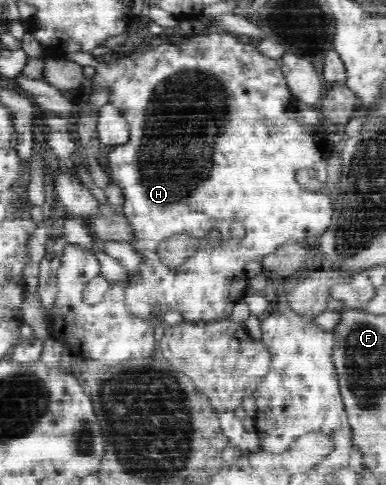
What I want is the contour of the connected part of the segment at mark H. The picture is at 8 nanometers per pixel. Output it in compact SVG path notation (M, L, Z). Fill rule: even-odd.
M209 30L200 35L200 49L198 51L188 49L188 47L184 49L181 44L170 45L170 43L158 45L154 49L148 49L148 47L141 49L141 47L138 47L138 51L130 53L128 57L122 57L122 59L118 59L114 63L108 63L108 65L99 63L95 69L96 75L93 76L92 87L96 89L96 92L98 89L106 89L109 92L109 103L122 112L130 130L130 139L126 141L125 145L112 148L108 155L108 167L110 168L108 176L110 176L110 180L117 182L125 190L125 202L122 205L122 212L128 218L128 222L130 222L130 226L134 230L134 239L130 242L130 246L142 254L142 262L136 267L136 271L130 271L127 277L130 280L130 285L126 293L126 302L128 302L128 306L134 314L141 318L148 318L152 322L154 331L163 332L167 327L167 323L163 320L166 311L179 311L183 316L183 321L186 322L207 322L228 317L226 307L230 302L228 296L230 295L231 283L236 278L246 278L244 266L248 261L261 261L264 255L272 253L275 249L283 246L284 243L300 243L300 239L307 239L310 242L312 241L310 237L323 234L330 227L332 211L334 211L332 209L334 197L330 196L330 194L318 193L318 191L306 191L306 188L302 188L302 185L296 180L296 173L300 169L304 169L304 167L312 167L316 171L318 181L326 185L328 157L334 154L332 153L334 148L327 140L320 139L314 133L308 131L308 126L296 121L294 115L296 115L298 105L293 103L293 95L287 87L279 59L260 53L253 44L242 43L242 39L238 39L234 35ZM234 221L242 223L244 229L246 229L246 235L244 235L244 239L240 240L240 243L236 243L234 238L230 236L230 227L232 227ZM211 229L220 231L220 242L211 242L209 239L208 241L204 239L206 233ZM176 233L186 233L186 235L192 235L192 237L200 237L202 243L198 247L198 253L195 253L190 259L186 259L180 267L170 269L170 267L164 267L160 263L158 245L160 245L160 241L164 241L166 237L172 237ZM156 305L159 305L161 314L153 317L152 313Z

